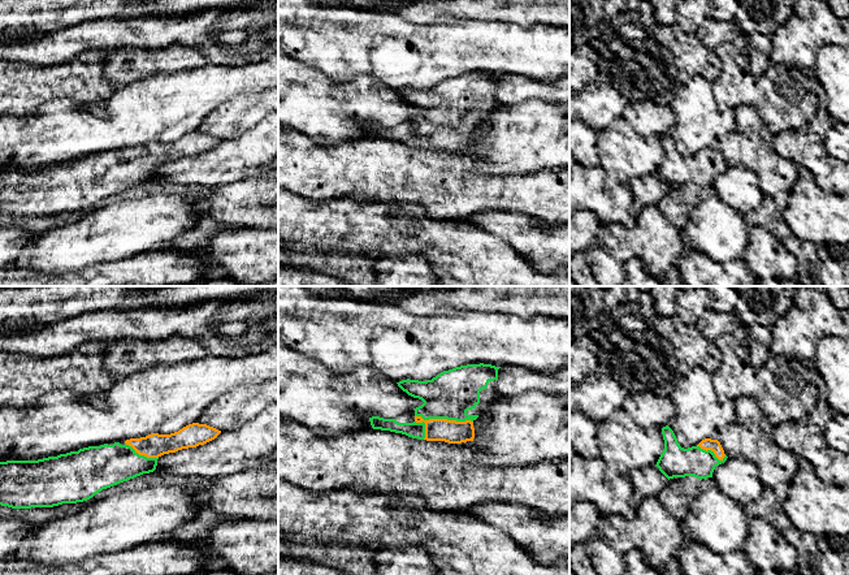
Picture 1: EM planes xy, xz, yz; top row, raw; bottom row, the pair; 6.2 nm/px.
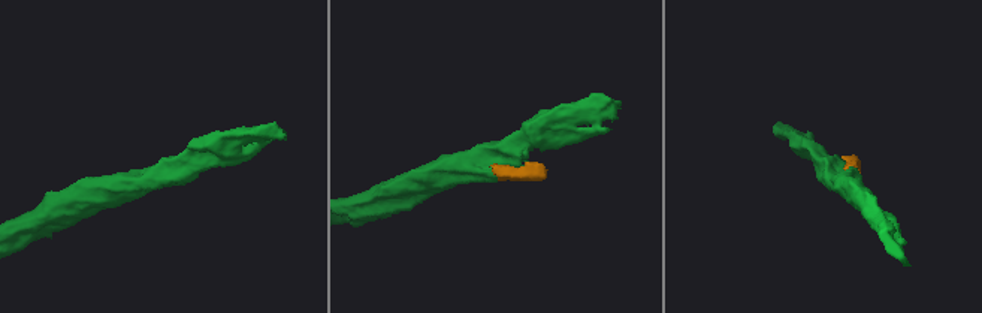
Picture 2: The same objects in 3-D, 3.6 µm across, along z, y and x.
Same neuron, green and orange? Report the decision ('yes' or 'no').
yes

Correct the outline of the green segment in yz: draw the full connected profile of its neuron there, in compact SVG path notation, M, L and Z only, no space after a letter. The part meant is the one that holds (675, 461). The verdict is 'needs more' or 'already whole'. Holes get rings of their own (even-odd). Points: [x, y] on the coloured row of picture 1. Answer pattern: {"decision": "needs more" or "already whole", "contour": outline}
{"decision": "needs more", "contour": "M668 425L662 428L662 435L664 450L655 466L668 480L685 476L699 480L712 477L715 467L728 458L718 440L705 438L697 446L684 449Z"}

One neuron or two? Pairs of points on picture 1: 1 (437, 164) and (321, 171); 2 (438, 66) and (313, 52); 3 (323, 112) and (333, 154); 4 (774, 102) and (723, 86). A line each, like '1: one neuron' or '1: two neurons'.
1: one neuron
2: one neuron
3: two neurons
4: one neuron

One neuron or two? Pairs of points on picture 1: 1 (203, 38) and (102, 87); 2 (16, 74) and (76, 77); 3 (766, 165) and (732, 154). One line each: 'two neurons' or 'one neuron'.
1: two neurons
2: one neuron
3: one neuron

